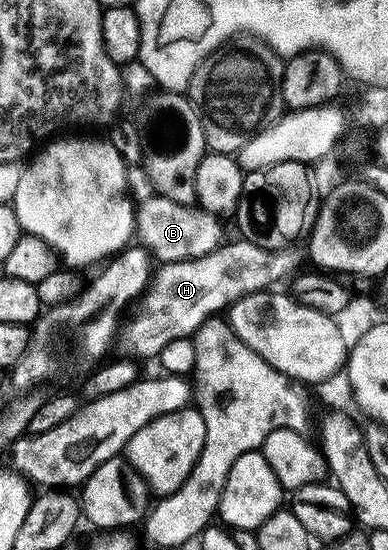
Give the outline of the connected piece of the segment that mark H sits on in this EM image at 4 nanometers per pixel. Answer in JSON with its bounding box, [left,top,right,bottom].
[125,239,281,358]

